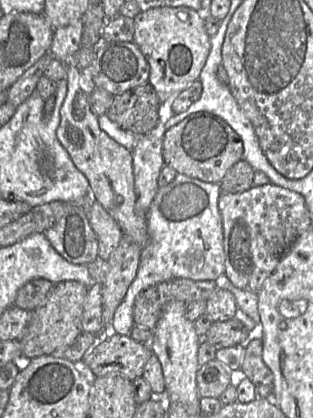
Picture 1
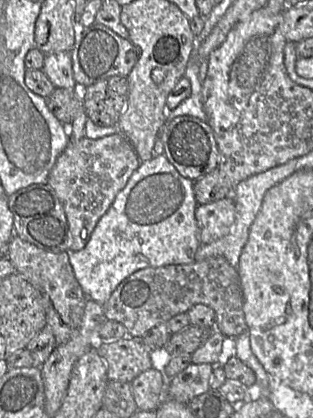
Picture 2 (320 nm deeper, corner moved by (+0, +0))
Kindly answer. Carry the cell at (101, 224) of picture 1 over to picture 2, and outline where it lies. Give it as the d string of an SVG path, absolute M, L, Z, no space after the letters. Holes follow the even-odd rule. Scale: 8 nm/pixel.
M121 132L98 139L83 137L69 140L47 179L47 184L55 191L66 214L72 235L69 250L79 251L85 247L97 222L125 187L140 162L133 146Z

